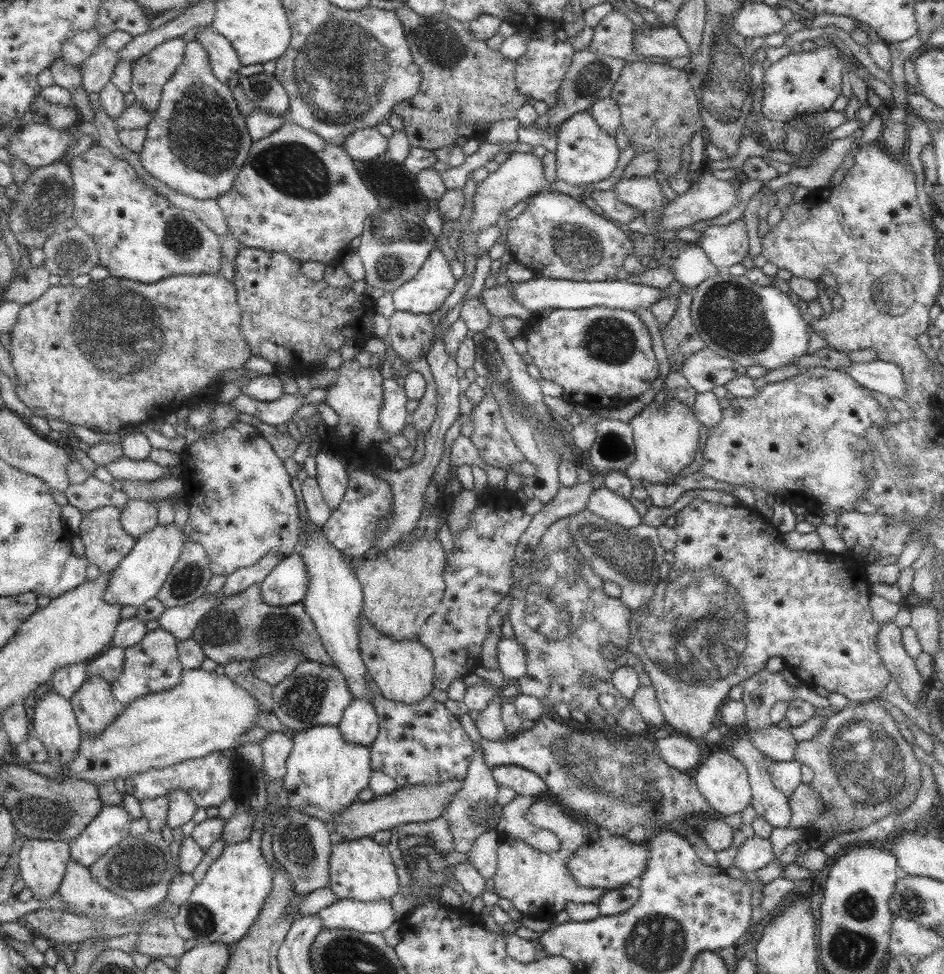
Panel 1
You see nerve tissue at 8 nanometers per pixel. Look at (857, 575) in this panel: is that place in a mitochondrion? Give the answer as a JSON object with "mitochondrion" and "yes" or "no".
{"mitochondrion":"no"}

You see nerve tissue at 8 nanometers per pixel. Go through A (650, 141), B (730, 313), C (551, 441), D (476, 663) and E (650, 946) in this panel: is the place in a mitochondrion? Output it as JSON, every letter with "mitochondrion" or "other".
{"A":"other","B":"mitochondrion","C":"mitochondrion","D":"other","E":"mitochondrion"}

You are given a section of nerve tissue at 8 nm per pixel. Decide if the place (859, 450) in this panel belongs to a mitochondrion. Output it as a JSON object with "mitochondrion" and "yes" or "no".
{"mitochondrion":"yes"}

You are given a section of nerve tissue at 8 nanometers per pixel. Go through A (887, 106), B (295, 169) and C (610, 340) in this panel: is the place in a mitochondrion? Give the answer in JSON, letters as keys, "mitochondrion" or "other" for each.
{"A":"other","B":"mitochondrion","C":"mitochondrion"}

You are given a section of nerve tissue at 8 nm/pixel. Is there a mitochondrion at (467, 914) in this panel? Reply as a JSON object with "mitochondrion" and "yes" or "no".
{"mitochondrion":"no"}

